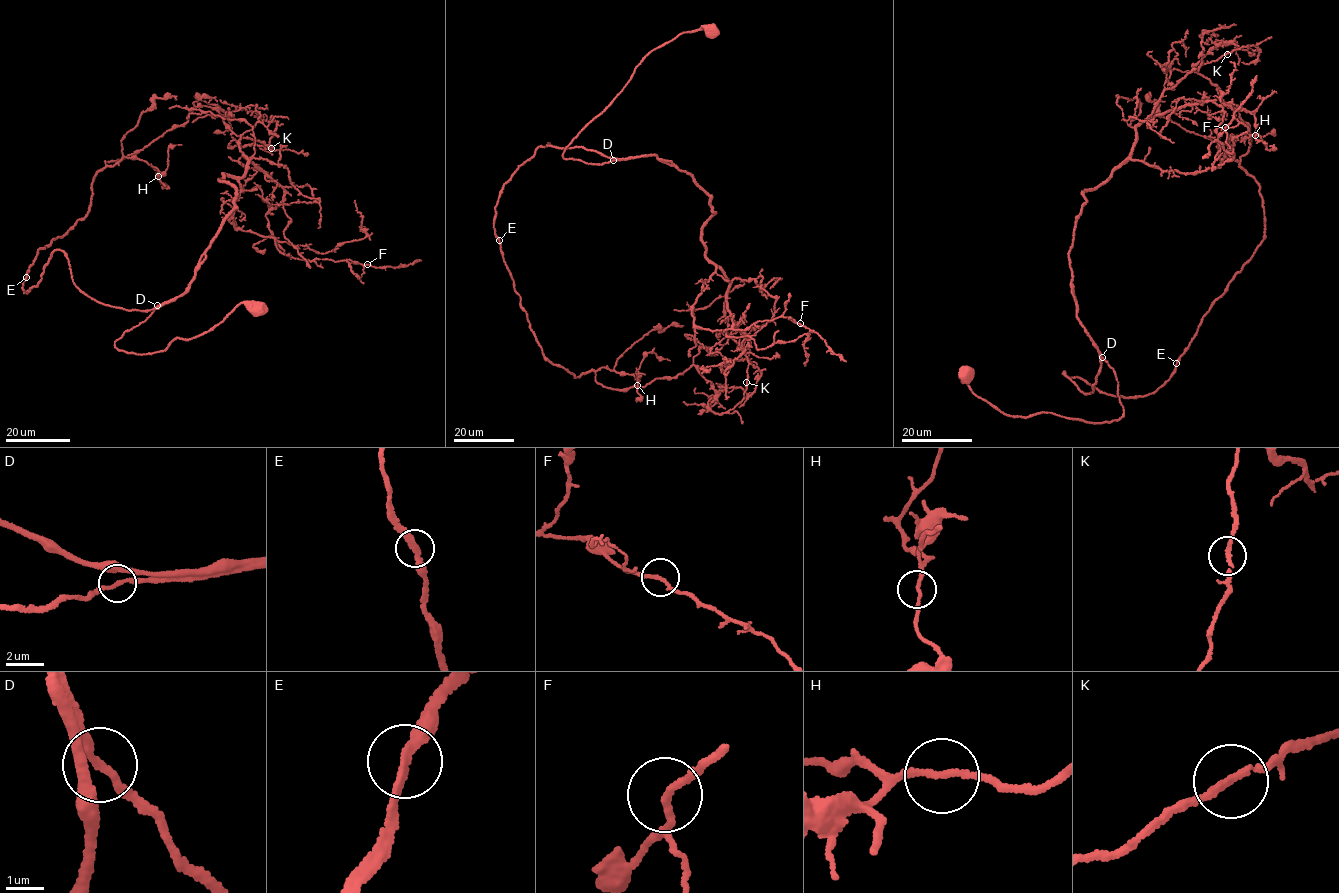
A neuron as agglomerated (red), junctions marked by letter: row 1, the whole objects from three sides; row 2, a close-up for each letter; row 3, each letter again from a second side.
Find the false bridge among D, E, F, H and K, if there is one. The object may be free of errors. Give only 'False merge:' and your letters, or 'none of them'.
False merge: none of them

